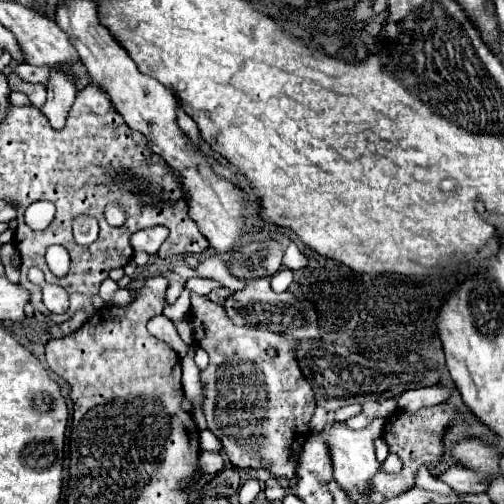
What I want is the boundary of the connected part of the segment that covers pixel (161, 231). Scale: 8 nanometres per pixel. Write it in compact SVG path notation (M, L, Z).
M153 227L153 229L143 229L131 235L131 245L135 251L145 251L145 253L157 253L163 239L169 235L165 227Z

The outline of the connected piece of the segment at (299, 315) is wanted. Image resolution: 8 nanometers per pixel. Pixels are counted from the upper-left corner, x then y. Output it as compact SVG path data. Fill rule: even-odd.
M265 277L247 279L245 289L231 293L229 299L223 303L223 307L225 307L229 319L235 325L267 327L269 331L293 335L295 339L309 339L309 337L319 337L321 335L319 329L317 329L317 317L315 317L315 311L313 311L311 303L299 301L291 293L275 293L269 285L269 279L265 279Z

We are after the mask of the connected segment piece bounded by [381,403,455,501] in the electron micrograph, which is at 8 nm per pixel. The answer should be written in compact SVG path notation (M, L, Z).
M443 403L443 405L435 405L435 407L425 407L415 415L395 411L387 419L383 435L385 435L385 441L389 445L389 451L395 451L401 457L403 471L397 475L385 475L385 483L381 483L381 501L391 499L391 497L407 491L409 487L413 487L413 479L415 479L419 465L425 463L425 465L433 467L441 459L441 453L443 453L441 433L453 421L453 417L455 417L455 411Z

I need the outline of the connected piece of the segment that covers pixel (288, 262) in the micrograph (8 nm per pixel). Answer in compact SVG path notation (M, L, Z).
M291 241L289 249L283 256L283 264L287 269L301 269L307 265L307 257L297 248L296 244Z

